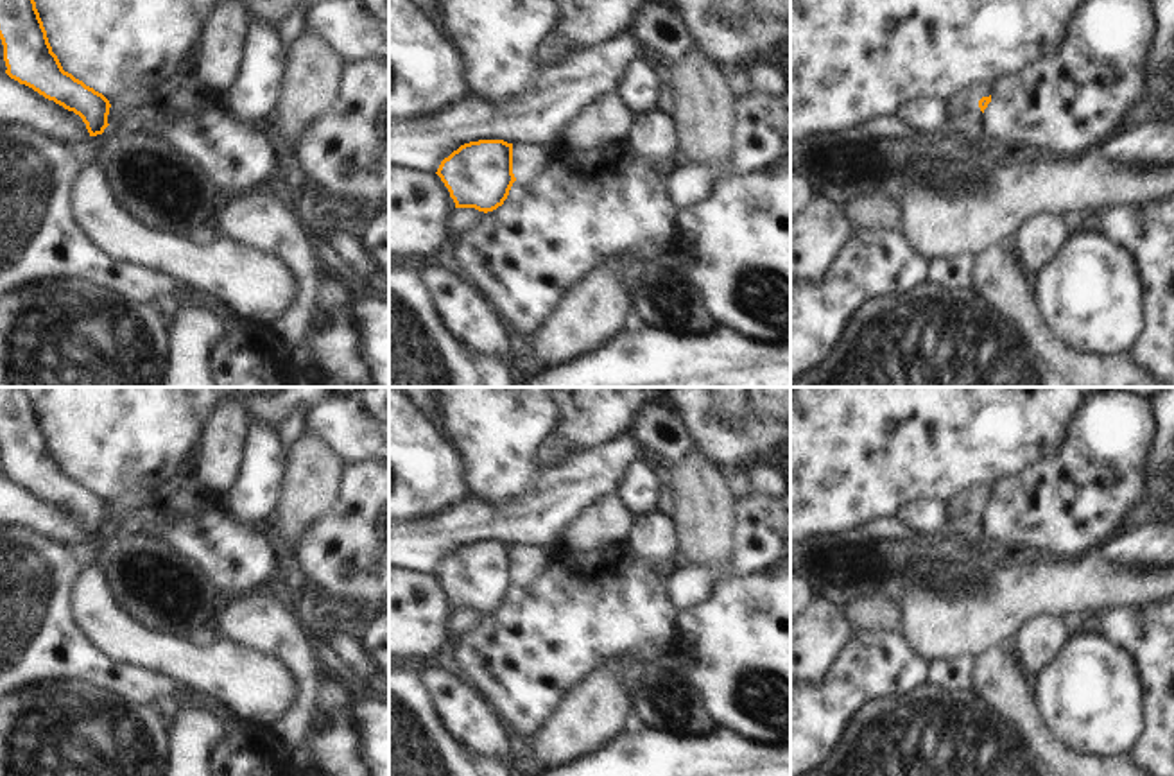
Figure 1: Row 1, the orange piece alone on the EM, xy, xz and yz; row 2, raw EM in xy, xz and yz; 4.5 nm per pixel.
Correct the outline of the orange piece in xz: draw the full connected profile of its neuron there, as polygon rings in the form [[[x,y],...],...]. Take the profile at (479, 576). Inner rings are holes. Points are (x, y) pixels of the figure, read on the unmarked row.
[[[479,541],[461,547],[436,573],[450,593],[455,609],[493,613],[504,606],[513,584],[513,545]]]

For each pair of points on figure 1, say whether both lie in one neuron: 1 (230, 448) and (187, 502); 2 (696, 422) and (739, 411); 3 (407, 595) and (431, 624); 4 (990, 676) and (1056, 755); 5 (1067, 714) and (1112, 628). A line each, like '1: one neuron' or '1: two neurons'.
1: one neuron
2: two neurons
3: one neuron
4: one neuron
5: two neurons

